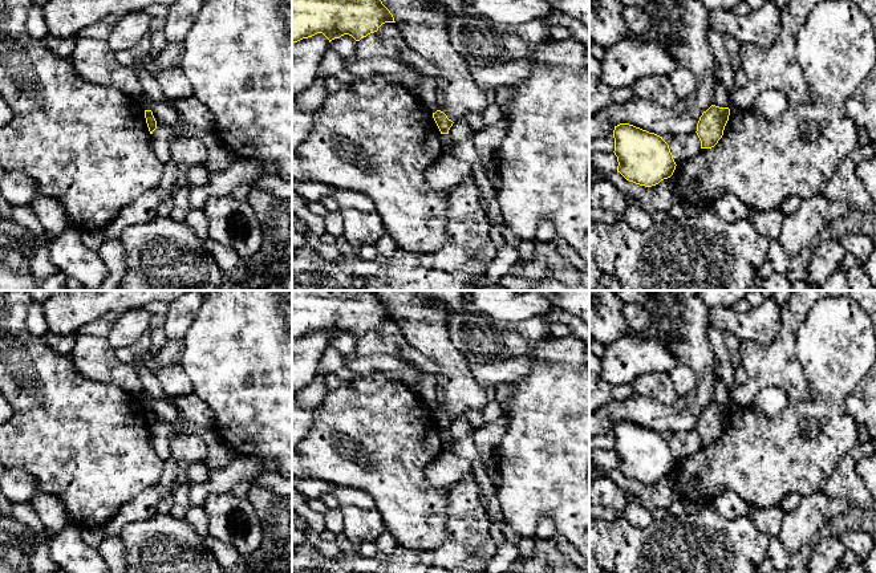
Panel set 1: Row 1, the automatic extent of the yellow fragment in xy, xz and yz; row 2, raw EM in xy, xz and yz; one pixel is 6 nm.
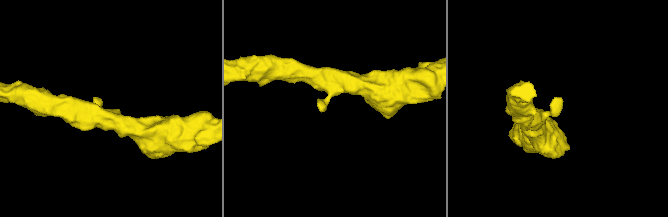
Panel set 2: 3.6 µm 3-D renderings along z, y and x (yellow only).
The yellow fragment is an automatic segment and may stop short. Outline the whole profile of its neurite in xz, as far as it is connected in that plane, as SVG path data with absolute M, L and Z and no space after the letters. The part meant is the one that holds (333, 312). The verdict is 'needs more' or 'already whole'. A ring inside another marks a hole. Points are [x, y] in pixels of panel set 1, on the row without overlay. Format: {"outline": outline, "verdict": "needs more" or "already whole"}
{"outline": "M292 290L292 341L317 330L323 330L329 340L344 332L360 338L385 320L396 318L382 298L372 290Z", "verdict": "already whole"}

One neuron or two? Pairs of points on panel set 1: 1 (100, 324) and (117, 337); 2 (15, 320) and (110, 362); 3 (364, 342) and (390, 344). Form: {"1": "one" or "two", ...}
{"1": "two", "2": "two", "3": "one"}

